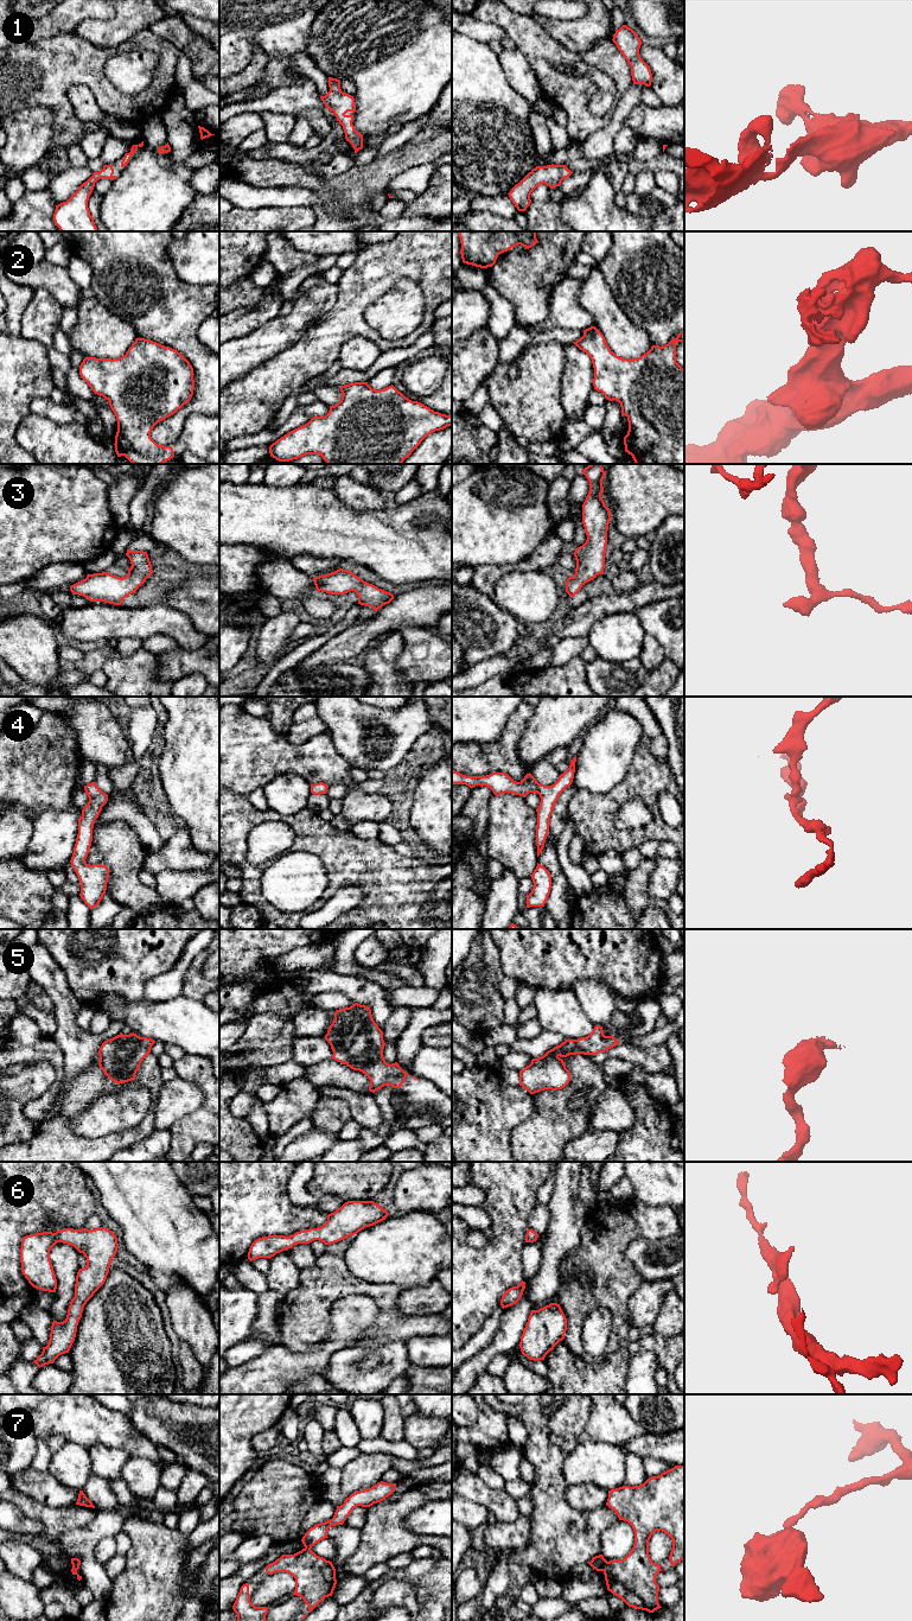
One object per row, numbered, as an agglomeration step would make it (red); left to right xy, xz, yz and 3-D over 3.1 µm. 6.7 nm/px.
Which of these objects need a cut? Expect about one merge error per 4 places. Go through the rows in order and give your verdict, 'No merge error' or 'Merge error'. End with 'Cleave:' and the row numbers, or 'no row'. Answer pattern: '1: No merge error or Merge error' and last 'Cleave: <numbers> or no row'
1: No merge error
2: No merge error
3: No merge error
4: No merge error
5: No merge error
6: No merge error
7: Merge error
Cleave: 7

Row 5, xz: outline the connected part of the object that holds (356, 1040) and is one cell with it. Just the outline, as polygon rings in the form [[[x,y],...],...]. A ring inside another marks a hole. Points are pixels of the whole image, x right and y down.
[[[355,1003],[336,1010],[325,1040],[331,1045],[334,1061],[369,1078],[372,1093],[384,1086],[400,1088],[409,1075],[397,1062],[385,1062],[383,1031],[375,1023],[369,1006]]]

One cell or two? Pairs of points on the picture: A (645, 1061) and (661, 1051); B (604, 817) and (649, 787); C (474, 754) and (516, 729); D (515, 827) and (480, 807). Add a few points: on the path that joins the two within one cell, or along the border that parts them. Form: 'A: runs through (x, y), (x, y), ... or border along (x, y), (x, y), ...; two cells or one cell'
A: runs through (649, 1060), (657, 1055); one cell
B: runs through (611, 805), (626, 789), (637, 787); one cell
C: runs through (485, 754), (493, 754), (508, 739); one cell
D: border along (496, 798), (489, 803), (486, 839); two cells

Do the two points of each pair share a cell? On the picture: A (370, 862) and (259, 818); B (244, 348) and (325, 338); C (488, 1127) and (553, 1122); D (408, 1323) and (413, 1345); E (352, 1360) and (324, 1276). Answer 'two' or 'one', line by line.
A: one
B: two
C: two
D: two
E: two

